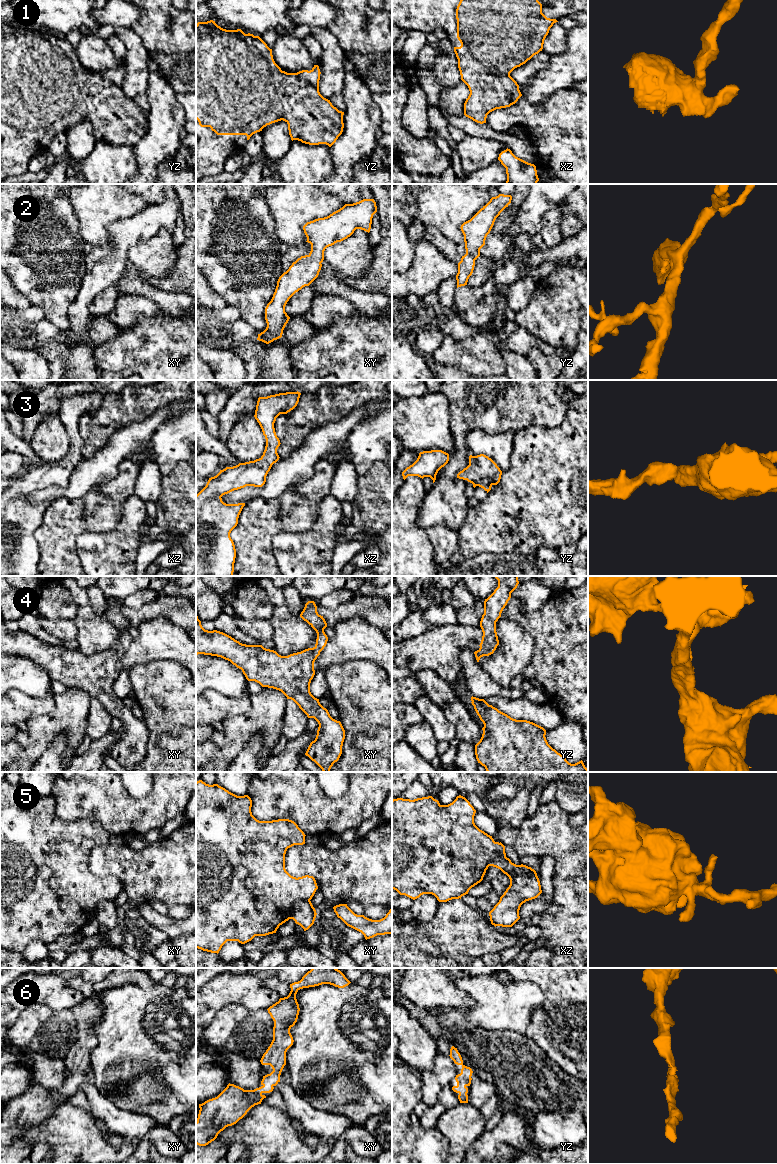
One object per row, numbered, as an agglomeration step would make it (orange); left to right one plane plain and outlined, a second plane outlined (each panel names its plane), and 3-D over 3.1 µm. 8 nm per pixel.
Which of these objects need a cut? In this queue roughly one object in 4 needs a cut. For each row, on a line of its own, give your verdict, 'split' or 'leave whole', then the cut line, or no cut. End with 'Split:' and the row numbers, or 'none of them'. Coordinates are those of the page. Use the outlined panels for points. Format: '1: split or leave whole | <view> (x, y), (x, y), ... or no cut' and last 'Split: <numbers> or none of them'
1: leave whole | no cut
2: leave whole | no cut
3: leave whole | no cut
4: leave whole | no cut
5: split | xy (309, 899), (299, 899), (293, 905), (291, 918)
6: leave whole | no cut
Split: 5

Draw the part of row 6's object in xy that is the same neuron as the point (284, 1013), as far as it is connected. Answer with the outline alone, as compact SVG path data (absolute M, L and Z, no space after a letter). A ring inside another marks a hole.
M312 968L300 981L290 984L289 995L280 998L267 1009L274 1021L273 1040L260 1062L262 1065L270 1065L273 1071L263 1076L262 1086L259 1088L244 1090L229 1083L217 1097L199 1104L196 1121L197 1145L206 1146L214 1141L226 1127L236 1124L252 1107L261 1104L266 1098L264 1094L272 1092L280 1082L281 1072L286 1065L286 1052L294 1042L290 1029L297 1022L300 1011L297 992L322 984L344 988L350 983L337 968Z

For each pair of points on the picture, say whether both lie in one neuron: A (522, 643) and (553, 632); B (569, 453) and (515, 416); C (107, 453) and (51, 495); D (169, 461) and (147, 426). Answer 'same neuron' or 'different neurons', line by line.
A: different neurons
B: different neurons
C: same neuron
D: different neurons

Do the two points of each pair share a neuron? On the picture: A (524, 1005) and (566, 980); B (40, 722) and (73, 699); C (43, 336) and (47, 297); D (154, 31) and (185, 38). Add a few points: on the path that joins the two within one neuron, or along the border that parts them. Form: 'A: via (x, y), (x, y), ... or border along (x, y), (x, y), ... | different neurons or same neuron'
A: border along (526, 979), (540, 988), (545, 999), (531, 1014) | different neurons
B: via (49, 722), (54, 722), (68, 708) | same neuron
C: border along (45, 318), (62, 333) | different neurons
D: via (162, 31), (171, 37), (177, 37) | same neuron

